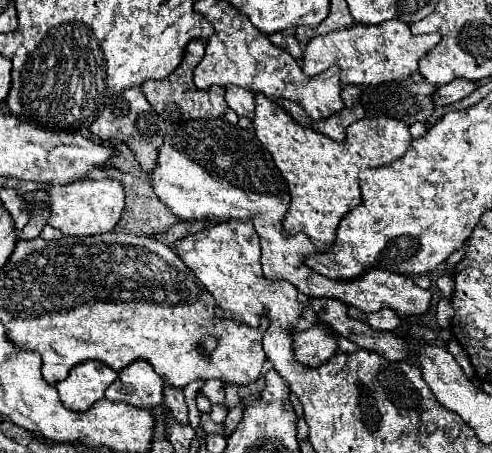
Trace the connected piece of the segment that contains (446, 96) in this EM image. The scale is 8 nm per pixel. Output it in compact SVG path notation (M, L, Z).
M454 79L452 83L438 87L432 97L434 97L434 105L442 107L442 105L450 105L454 101L460 101L464 97L468 97L472 91L476 89L476 83L466 81L466 79Z

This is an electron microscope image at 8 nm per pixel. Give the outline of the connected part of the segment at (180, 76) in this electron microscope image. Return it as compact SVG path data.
M194 39L194 41L188 43L184 59L182 59L182 63L178 65L178 69L174 73L170 73L164 81L144 81L142 91L148 99L148 103L168 123L176 123L176 121L182 121L182 119L218 119L218 117L226 115L226 111L228 111L228 103L224 99L226 91L222 87L200 91L200 89L196 89L196 85L192 81L192 69L198 65L202 55L204 55L204 41Z

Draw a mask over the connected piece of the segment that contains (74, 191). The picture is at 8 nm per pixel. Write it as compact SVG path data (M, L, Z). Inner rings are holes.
M86 179L68 185L52 185L48 193L52 197L52 215L48 225L60 229L64 235L74 235L74 237L114 231L126 207L124 187L116 179L100 179L100 181Z

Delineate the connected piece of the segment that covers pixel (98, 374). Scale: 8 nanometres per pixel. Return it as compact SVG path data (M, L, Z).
M84 361L74 367L64 381L56 383L60 401L72 411L88 411L98 399L104 397L104 391L114 381L118 373L108 365L98 361Z

